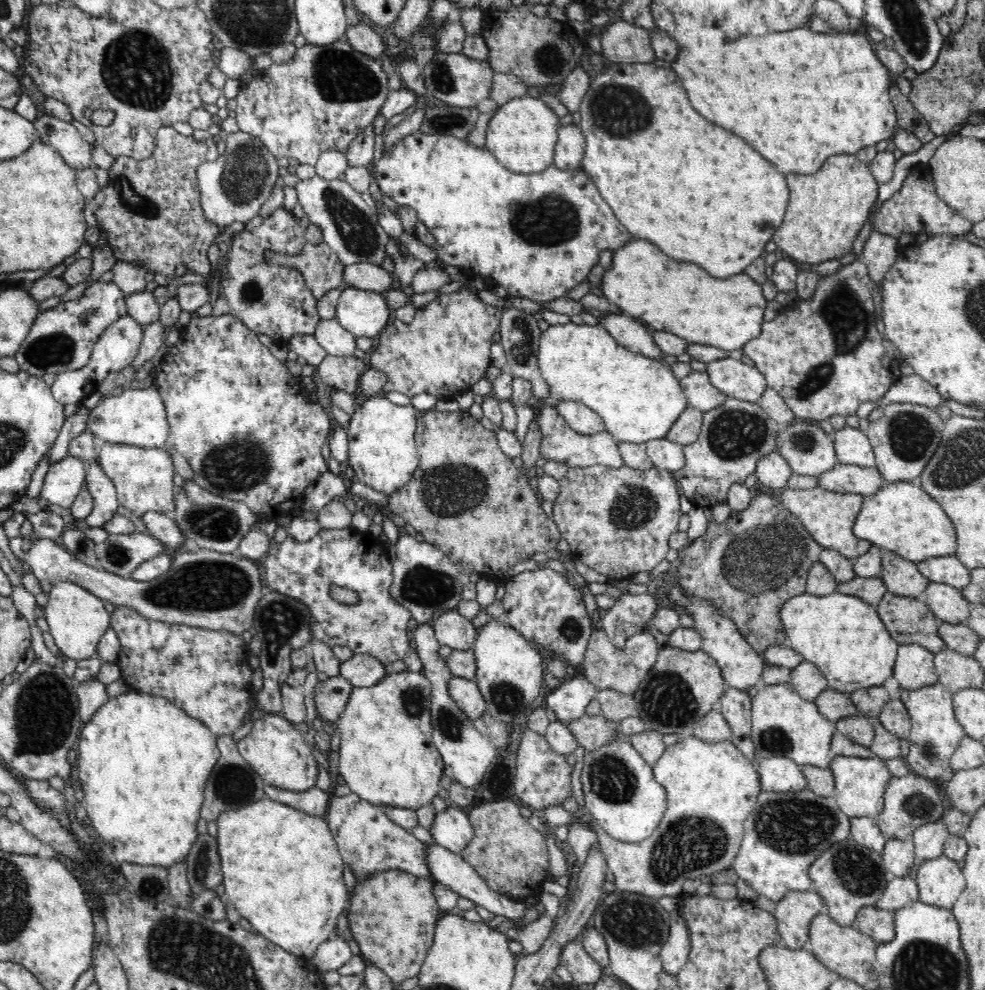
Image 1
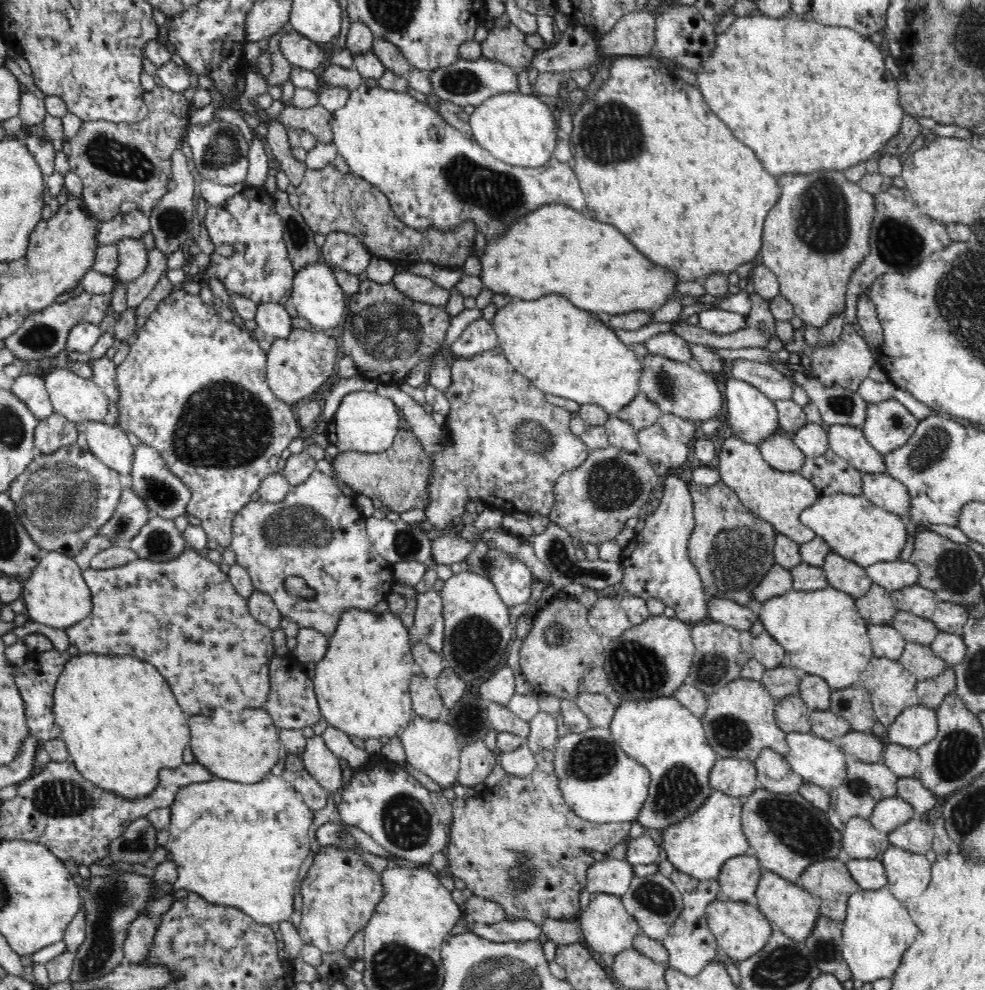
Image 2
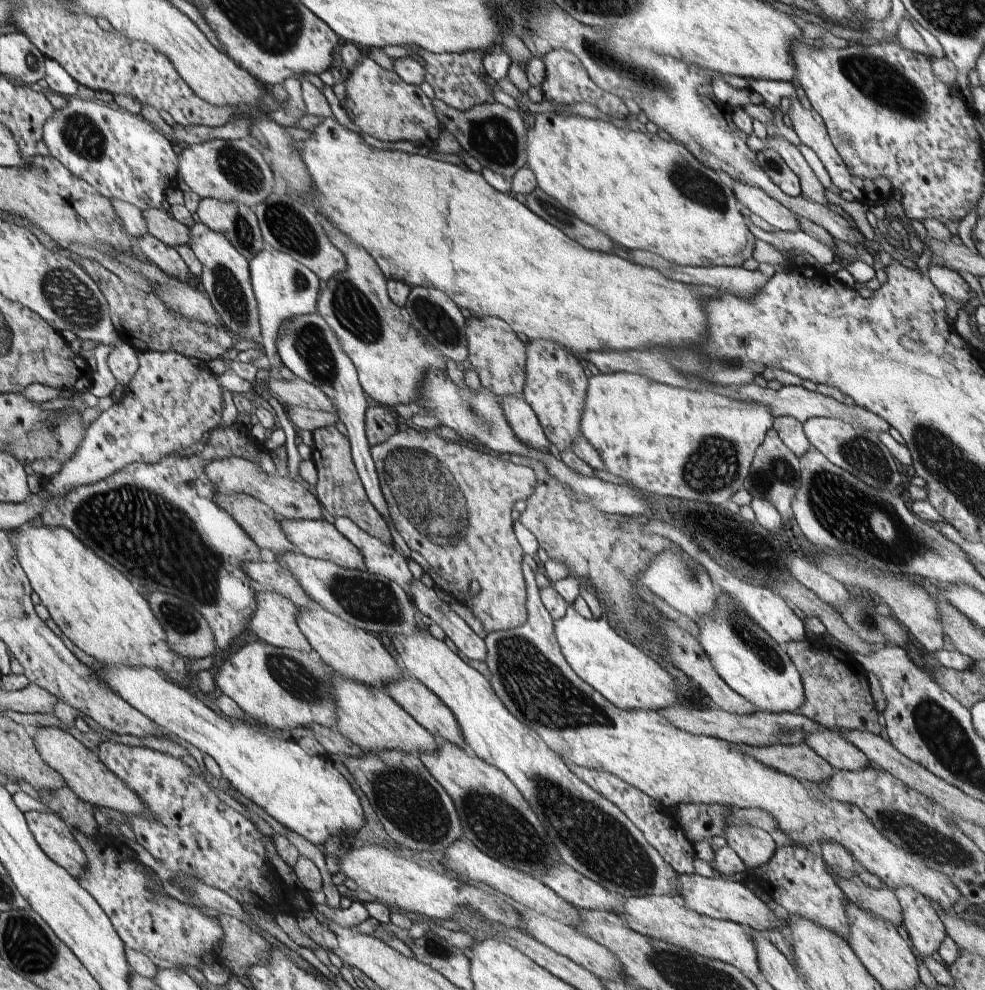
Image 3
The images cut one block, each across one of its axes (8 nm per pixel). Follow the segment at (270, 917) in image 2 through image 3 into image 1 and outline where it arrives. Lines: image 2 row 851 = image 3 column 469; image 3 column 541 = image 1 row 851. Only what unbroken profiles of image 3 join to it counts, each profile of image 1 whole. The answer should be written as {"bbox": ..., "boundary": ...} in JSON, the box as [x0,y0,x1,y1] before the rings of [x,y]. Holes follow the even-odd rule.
{"bbox":[218,798,350,960],"boundary":[[[264,798],[218,816],[218,854],[224,874],[222,886],[226,888],[228,900],[234,902],[236,910],[262,938],[268,938],[292,956],[312,960],[320,944],[338,934],[338,918],[346,914],[350,898],[344,884],[346,862],[326,820]]]}

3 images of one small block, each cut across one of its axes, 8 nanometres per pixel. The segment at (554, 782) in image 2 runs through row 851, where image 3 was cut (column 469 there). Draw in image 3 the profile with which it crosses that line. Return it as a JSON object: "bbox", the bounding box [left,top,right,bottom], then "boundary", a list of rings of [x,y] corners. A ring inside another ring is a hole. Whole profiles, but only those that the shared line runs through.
{"bbox":[371,426,537,634],"boundary":[[[405,426],[383,444],[373,446],[371,456],[389,518],[409,550],[417,552],[429,564],[429,570],[445,582],[449,592],[463,596],[461,604],[481,622],[487,634],[519,628],[527,620],[527,584],[521,570],[525,554],[511,532],[513,520],[509,514],[515,500],[525,500],[533,494],[537,486],[535,472],[525,464],[517,466],[469,442],[439,438],[437,430],[409,430]],[[473,582],[479,584],[479,590],[469,594]]]}

